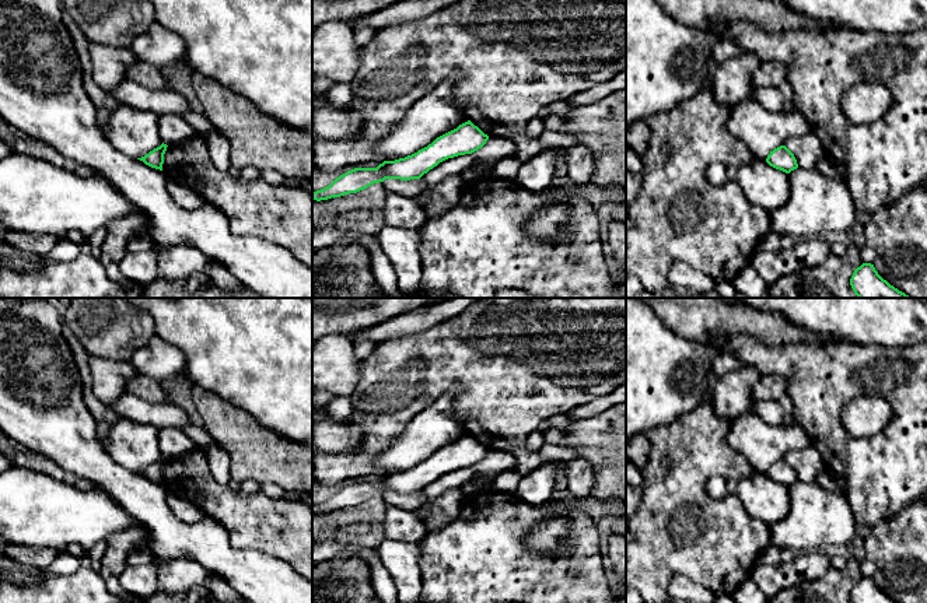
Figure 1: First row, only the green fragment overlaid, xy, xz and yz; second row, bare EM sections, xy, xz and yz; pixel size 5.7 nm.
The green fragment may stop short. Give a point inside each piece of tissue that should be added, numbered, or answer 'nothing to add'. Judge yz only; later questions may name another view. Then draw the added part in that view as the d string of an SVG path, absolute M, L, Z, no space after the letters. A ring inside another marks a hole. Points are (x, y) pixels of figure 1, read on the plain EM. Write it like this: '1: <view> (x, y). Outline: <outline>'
nothing to add

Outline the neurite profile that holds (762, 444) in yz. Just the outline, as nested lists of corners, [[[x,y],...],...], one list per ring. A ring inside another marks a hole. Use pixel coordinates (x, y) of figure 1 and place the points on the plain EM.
[[[753,409],[731,421],[727,441],[748,457],[752,469],[758,473],[766,473],[774,462],[784,459],[788,452],[801,451],[811,445],[800,425],[770,425]]]

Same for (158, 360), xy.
[[[158,336],[136,350],[129,361],[139,374],[158,382],[175,379],[185,369],[182,351]]]

